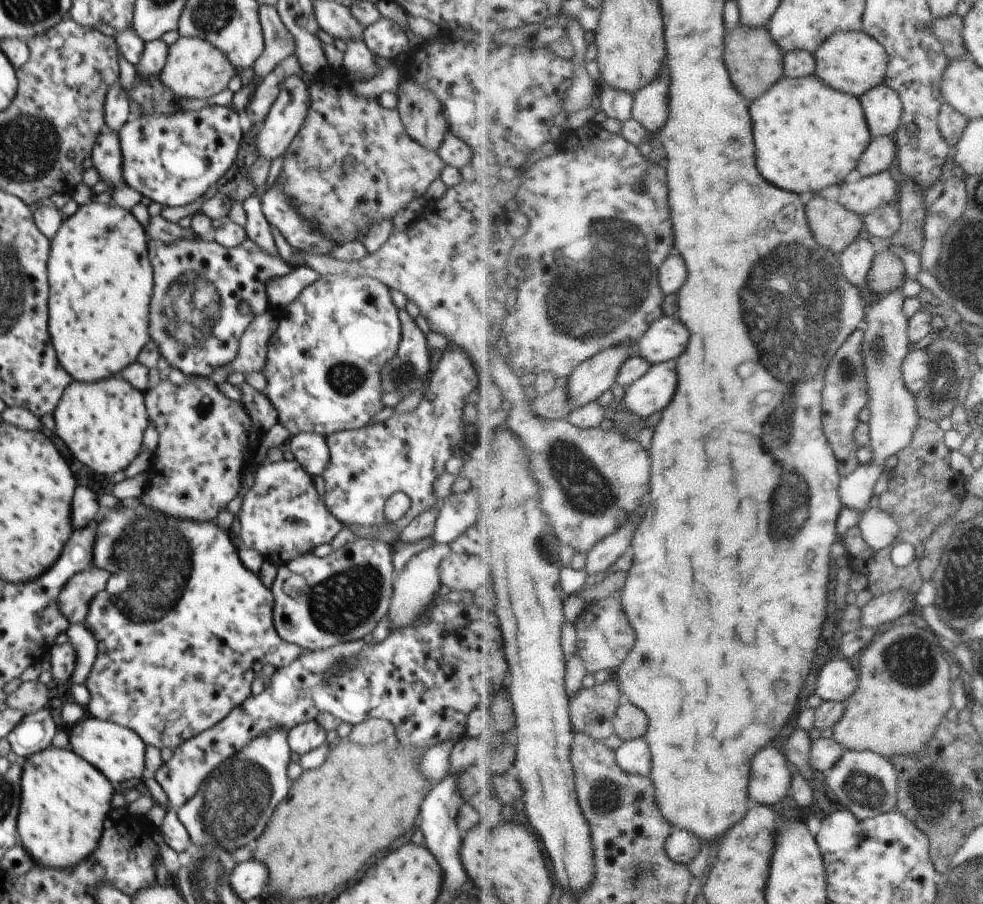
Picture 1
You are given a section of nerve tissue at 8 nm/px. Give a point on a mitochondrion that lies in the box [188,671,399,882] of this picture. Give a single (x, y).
(232, 803)

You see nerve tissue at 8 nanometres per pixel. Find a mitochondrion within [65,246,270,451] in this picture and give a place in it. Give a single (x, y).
(189, 309)

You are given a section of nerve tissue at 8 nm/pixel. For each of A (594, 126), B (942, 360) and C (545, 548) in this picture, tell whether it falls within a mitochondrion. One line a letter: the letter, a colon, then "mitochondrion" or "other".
A: other
B: mitochondrion
C: mitochondrion

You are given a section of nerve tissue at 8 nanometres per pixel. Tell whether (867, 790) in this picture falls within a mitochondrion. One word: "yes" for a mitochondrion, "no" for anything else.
yes

